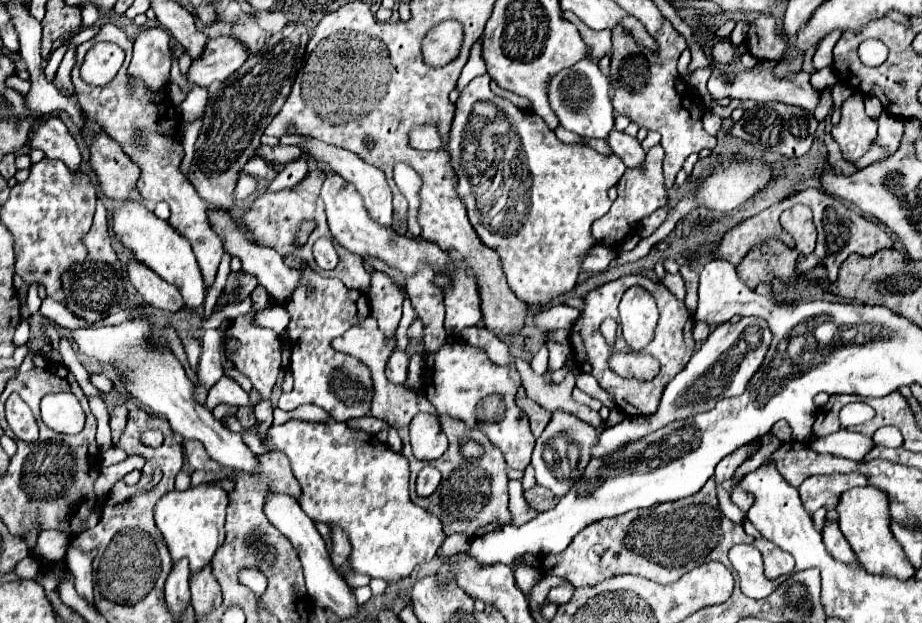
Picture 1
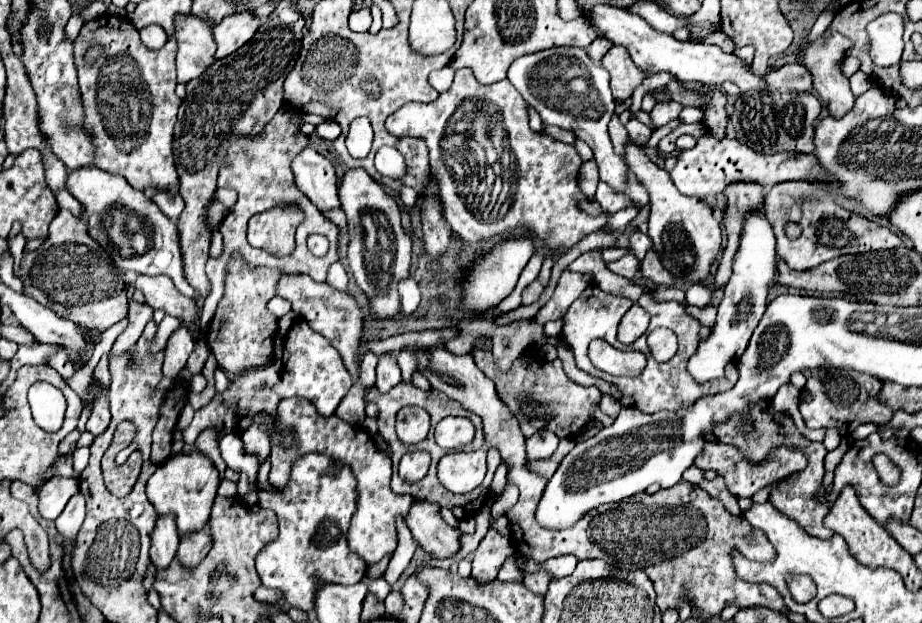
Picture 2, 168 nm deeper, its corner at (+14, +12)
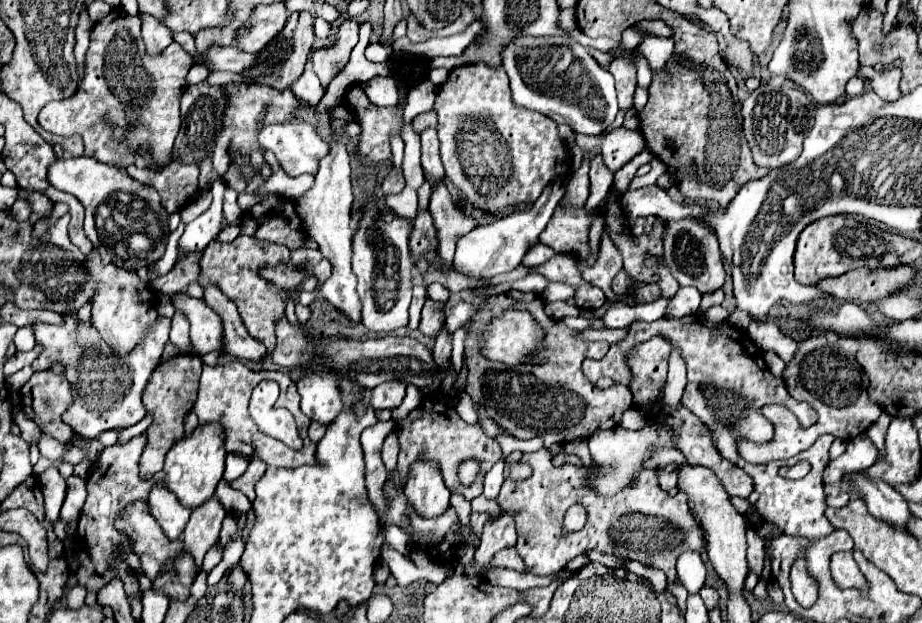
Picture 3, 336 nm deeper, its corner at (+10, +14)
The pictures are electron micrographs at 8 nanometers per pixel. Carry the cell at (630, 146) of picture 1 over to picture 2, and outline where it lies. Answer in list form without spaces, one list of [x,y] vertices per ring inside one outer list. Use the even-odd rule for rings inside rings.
[[[628,142],[624,146],[622,154],[628,170],[636,174],[638,182],[648,190],[650,194],[650,220],[648,220],[648,236],[652,238],[654,252],[660,256],[662,264],[678,278],[680,284],[688,286],[692,282],[700,282],[708,276],[710,264],[720,250],[720,224],[712,214],[712,208],[696,198],[686,198],[684,194],[678,194],[674,188],[674,182],[670,182],[670,174],[662,168],[658,168],[646,152],[636,146],[634,142]]]

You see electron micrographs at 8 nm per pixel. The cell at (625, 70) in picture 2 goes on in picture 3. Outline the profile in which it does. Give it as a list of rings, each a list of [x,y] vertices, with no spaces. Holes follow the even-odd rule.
[[[618,58],[610,64],[610,74],[616,80],[616,94],[620,110],[632,108],[632,96],[636,88],[636,68],[628,58]]]

